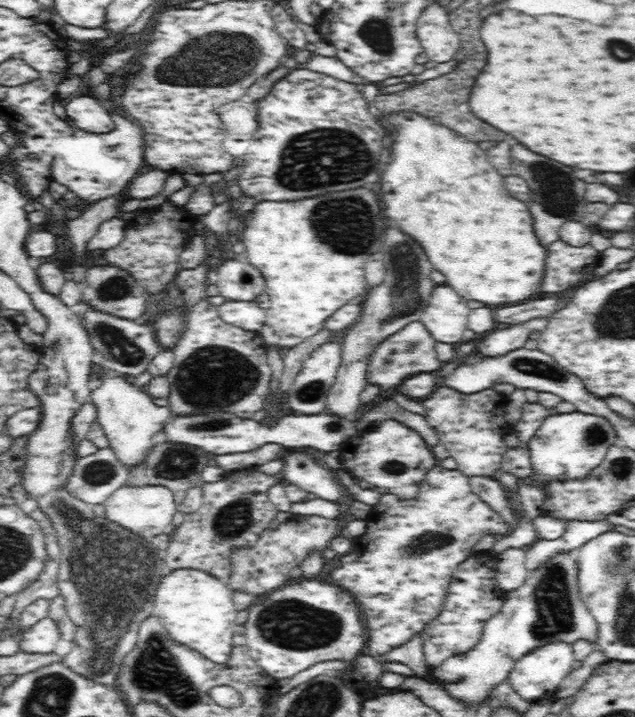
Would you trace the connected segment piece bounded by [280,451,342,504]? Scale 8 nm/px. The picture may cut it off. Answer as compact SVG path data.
M306 451L290 452L285 456L280 472L283 483L294 484L304 492L312 492L317 498L338 504L342 500L342 490L332 471L318 464Z

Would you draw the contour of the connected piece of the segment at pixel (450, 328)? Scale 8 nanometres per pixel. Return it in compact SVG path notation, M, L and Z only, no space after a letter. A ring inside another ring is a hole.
M440 284L432 290L420 321L436 343L456 345L454 342L464 340L470 310L467 301L453 288Z

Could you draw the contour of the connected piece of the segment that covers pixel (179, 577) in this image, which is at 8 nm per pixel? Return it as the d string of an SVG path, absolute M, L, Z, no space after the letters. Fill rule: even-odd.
M196 569L174 570L165 576L156 587L156 604L153 604L151 615L161 622L174 642L201 654L209 661L224 664L232 652L232 632L236 626L237 612L232 601L233 591L225 581Z

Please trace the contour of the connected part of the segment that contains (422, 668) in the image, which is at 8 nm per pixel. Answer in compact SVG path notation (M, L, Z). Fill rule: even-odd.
M418 631L415 635L412 635L412 638L410 638L406 644L402 644L402 646L398 646L398 648L386 652L384 656L380 656L380 660L378 661L381 662L381 664L390 664L390 662L406 664L408 668L412 668L414 676L420 678L426 676L428 673L430 674L431 666L426 664L424 651L423 648L421 648L421 644L424 642L422 636L423 633Z

